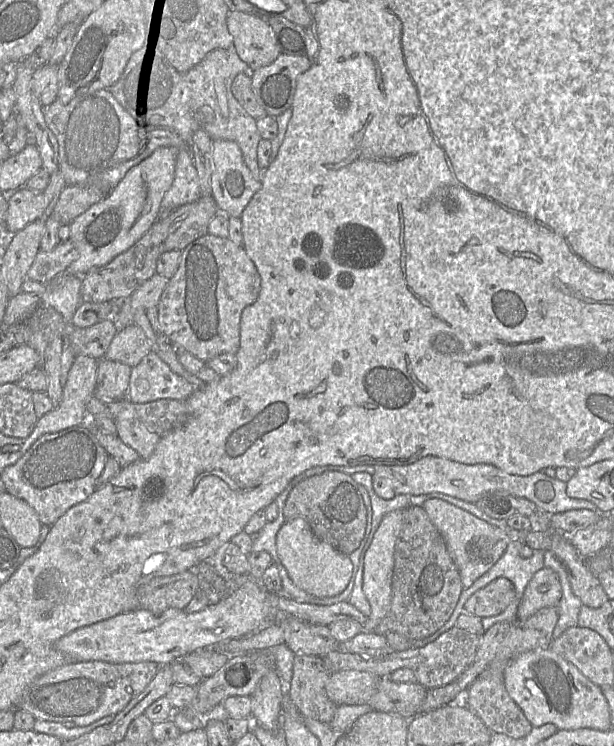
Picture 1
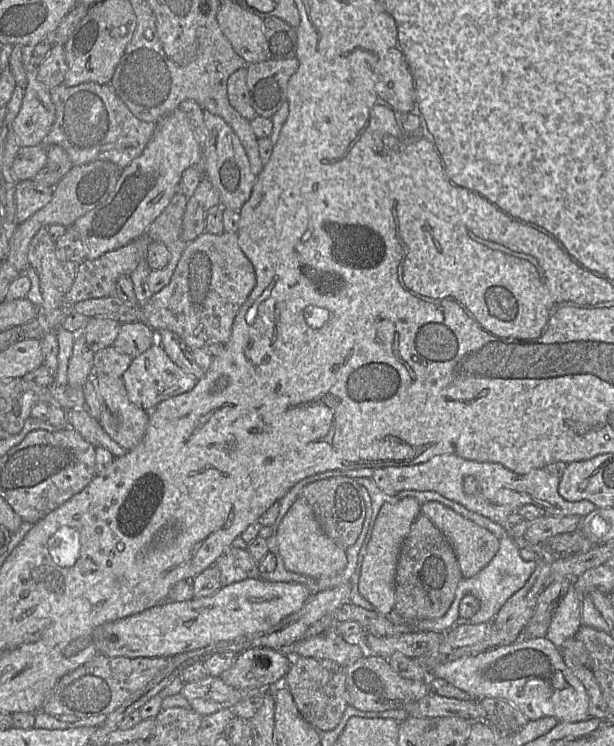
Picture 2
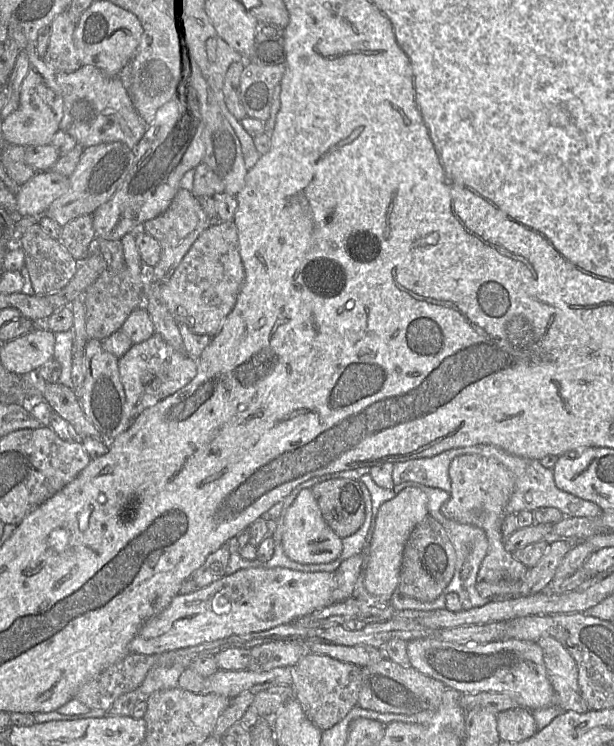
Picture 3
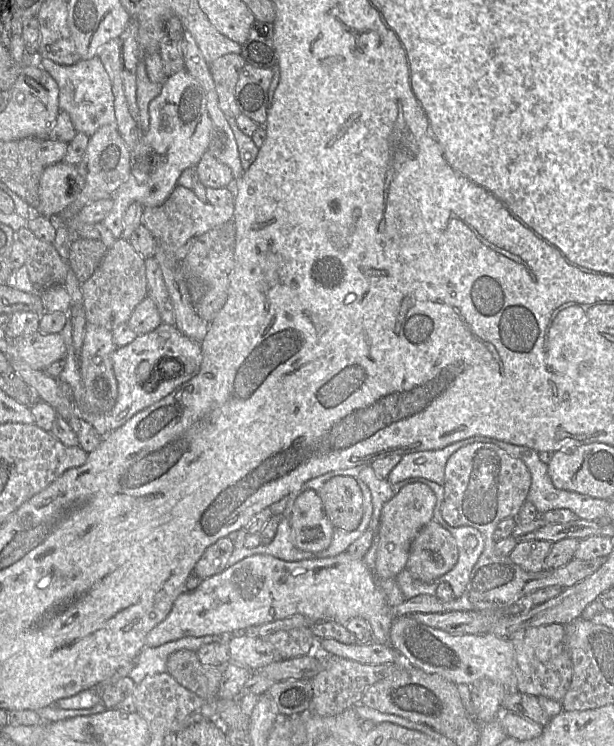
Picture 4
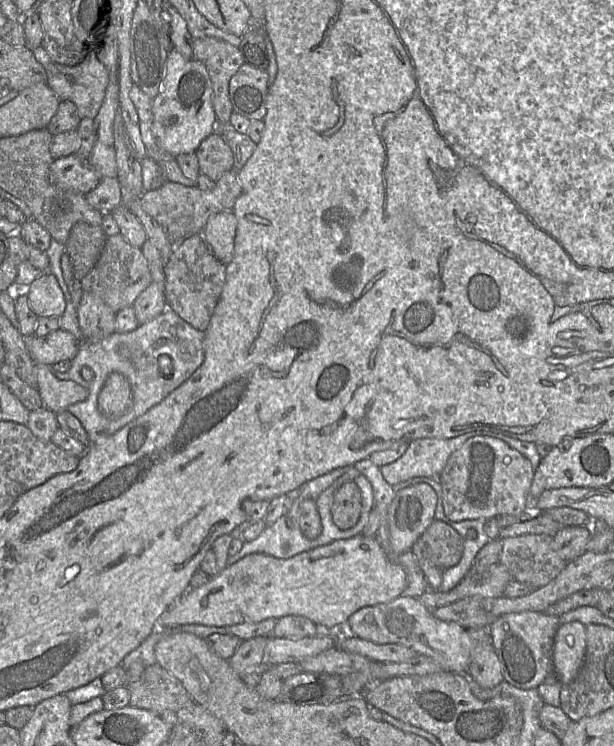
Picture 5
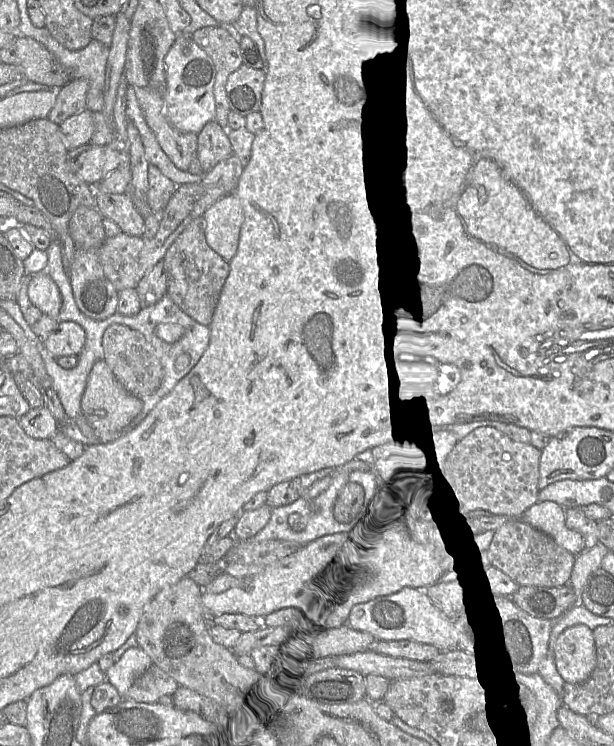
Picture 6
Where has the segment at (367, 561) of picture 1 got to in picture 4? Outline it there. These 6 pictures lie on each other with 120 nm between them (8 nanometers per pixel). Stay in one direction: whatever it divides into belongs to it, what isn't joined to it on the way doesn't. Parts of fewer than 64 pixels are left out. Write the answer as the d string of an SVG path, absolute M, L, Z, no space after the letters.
M420 482L404 486L384 504L380 515L379 544L374 566L377 580L396 578L406 567L411 543L418 532L433 519L435 505L434 492Z

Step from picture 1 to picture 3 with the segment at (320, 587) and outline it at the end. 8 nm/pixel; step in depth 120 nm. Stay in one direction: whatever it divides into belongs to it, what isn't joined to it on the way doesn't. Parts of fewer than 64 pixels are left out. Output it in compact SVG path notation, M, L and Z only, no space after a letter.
M303 489L288 508L284 517L283 550L292 561L300 564L326 564L336 560L342 552L342 540L322 517L311 489Z

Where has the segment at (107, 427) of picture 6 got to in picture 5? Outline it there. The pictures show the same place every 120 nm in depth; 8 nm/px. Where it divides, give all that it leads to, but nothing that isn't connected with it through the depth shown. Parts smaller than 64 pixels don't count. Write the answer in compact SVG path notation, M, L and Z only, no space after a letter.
M118 372L110 373L98 395L99 411L109 418L118 418L131 408L132 403L132 391L127 379Z

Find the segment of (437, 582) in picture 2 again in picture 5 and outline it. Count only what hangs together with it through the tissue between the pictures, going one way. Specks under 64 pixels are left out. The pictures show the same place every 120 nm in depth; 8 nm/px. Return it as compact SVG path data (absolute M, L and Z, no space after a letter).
M434 520L420 539L425 545L425 557L440 570L457 565L462 558L463 538L443 521Z

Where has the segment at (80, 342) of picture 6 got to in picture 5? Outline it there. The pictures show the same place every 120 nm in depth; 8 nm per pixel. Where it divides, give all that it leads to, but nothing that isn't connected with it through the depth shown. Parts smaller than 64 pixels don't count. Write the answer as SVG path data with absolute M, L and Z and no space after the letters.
M61 328L42 337L26 339L29 354L36 364L53 366L57 362L72 361L79 350L74 335Z

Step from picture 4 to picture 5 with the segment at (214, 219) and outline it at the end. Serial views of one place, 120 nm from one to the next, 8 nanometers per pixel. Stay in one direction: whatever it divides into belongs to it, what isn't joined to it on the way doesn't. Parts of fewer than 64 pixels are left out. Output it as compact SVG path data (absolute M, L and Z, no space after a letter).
M231 170L224 173L215 182L214 188L208 191L200 190L197 186L187 187L179 183L165 181L160 188L143 192L141 205L143 210L163 228L170 241L173 244L179 244L185 238L202 234L211 215L223 211L233 211L240 195L241 185L238 171Z

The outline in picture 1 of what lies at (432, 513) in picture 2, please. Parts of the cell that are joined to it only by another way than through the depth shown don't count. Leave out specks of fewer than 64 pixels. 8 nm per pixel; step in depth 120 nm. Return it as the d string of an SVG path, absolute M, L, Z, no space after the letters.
M429 499L423 503L422 508L442 536L447 551L458 569L463 588L470 587L487 572L503 555L508 543L514 538L507 528L492 526L444 500Z

